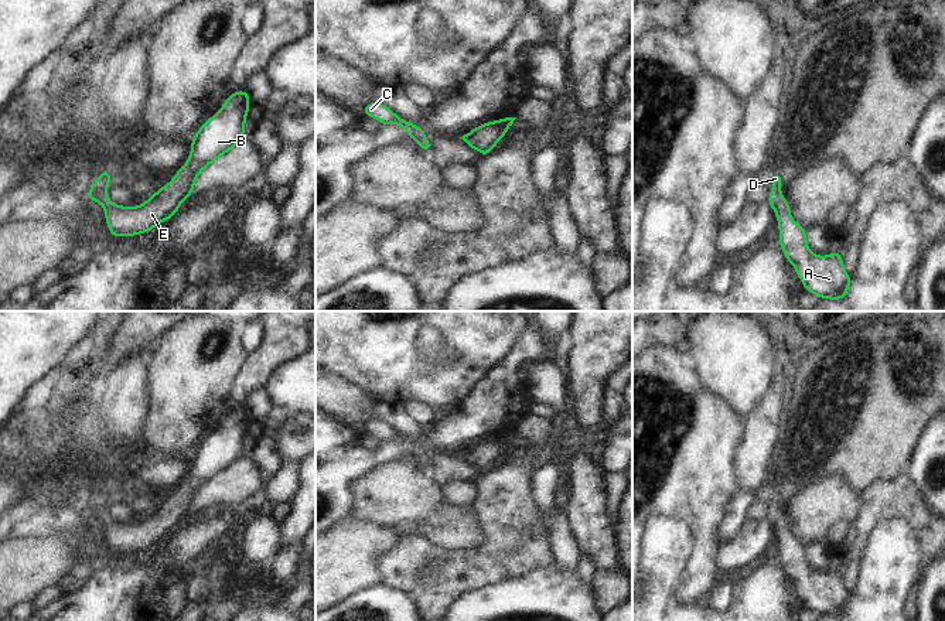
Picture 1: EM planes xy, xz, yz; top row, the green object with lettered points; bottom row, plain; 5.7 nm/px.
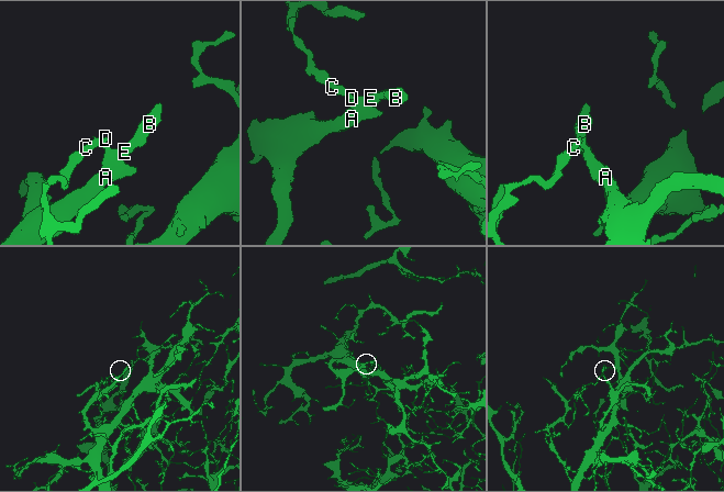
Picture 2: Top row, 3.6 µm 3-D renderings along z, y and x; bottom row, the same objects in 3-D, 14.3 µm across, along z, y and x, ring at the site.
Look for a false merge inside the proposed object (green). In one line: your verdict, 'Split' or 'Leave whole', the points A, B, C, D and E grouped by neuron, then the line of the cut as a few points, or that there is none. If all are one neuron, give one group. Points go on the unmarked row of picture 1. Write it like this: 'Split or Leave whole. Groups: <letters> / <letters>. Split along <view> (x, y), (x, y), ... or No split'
Leave whole. Groups: A B C D E. No split.

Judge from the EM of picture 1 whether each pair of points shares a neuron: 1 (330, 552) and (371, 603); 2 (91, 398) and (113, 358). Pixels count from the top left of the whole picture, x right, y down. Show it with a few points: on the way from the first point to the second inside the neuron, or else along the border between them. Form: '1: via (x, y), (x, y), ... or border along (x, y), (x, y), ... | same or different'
1: border along (382, 583), (354, 593), (334, 606) | different
2: via (92, 388), (106, 368) | same

